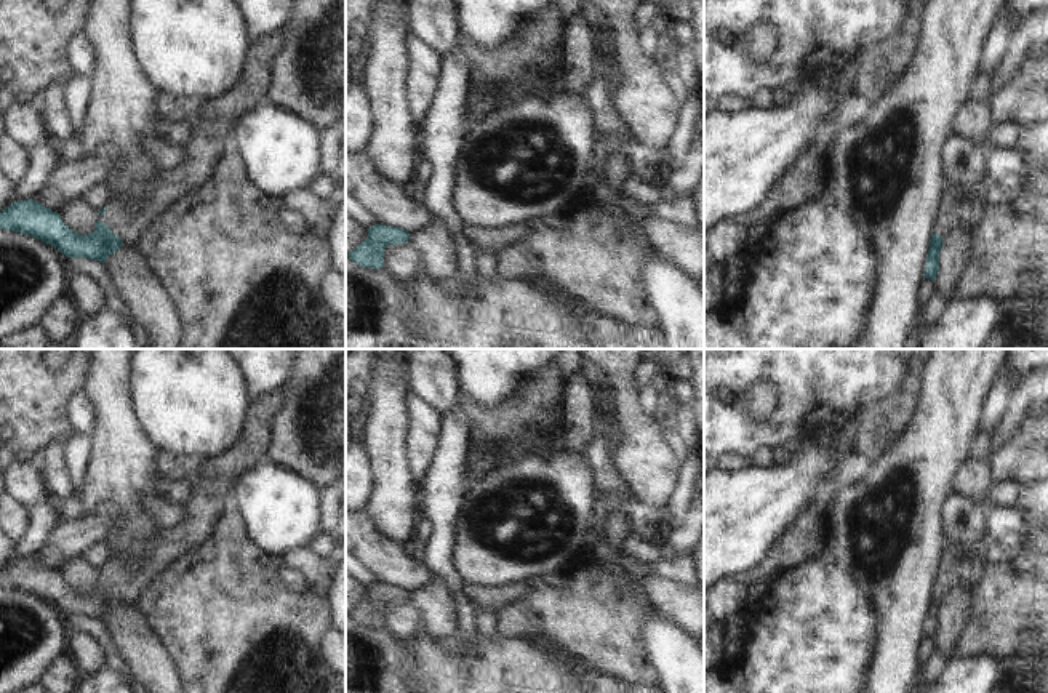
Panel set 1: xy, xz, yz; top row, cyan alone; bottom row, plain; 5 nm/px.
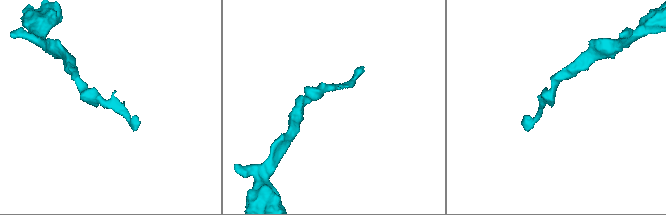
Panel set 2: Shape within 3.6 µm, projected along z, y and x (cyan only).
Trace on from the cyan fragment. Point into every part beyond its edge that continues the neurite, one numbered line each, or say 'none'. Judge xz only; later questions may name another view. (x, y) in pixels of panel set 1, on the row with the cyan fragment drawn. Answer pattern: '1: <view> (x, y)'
none

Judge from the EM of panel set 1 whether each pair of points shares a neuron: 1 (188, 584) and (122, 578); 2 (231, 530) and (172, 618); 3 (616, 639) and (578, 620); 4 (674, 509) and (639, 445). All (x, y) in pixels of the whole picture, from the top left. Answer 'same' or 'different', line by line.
1: different
2: same
3: same
4: different

